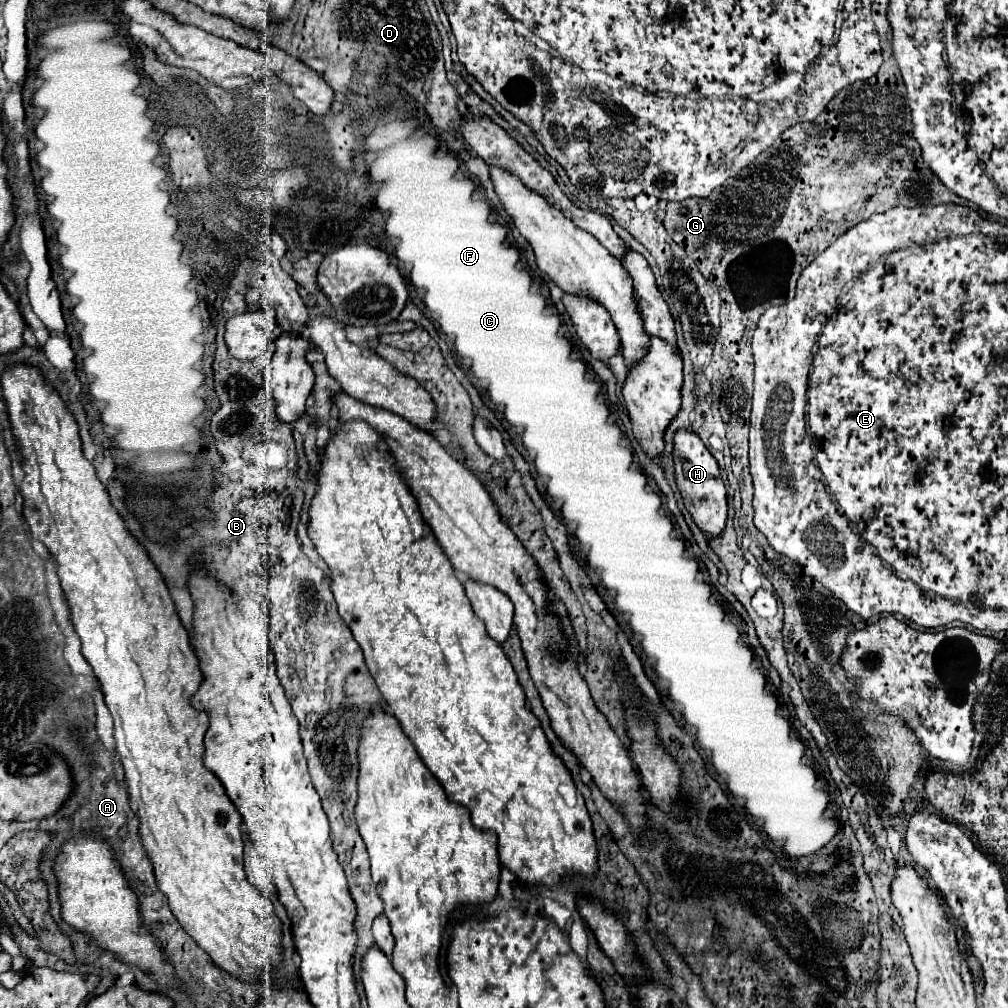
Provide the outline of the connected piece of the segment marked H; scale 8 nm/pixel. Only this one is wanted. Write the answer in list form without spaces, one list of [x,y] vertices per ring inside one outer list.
[[[688,429],[676,431],[672,455],[674,455],[674,467],[676,467],[676,485],[682,493],[684,507],[692,515],[694,523],[706,535],[718,537],[720,531],[724,529],[728,507],[726,507],[726,489],[724,489],[720,469],[718,469],[714,455],[708,451],[708,447],[700,439],[700,435],[696,435],[694,431],[688,431]]]

